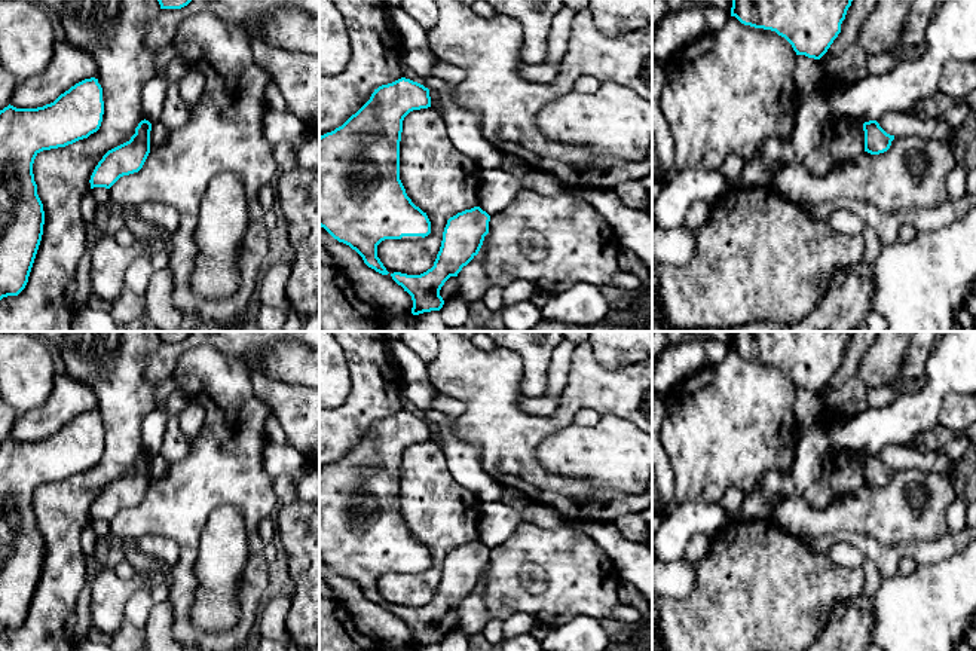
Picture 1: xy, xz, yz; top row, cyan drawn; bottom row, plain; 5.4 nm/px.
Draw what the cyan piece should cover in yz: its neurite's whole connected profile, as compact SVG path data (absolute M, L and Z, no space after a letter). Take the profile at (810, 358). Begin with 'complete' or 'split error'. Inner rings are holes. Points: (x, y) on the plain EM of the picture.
complete; M732 331L731 349L775 364L796 385L820 392L841 366L853 331Z

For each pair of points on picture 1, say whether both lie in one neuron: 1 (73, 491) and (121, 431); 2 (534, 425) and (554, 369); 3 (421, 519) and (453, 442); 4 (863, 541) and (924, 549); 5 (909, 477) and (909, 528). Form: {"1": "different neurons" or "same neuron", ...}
{"1": "same neuron", "2": "different neurons", "3": "different neurons", "4": "same neuron", "5": "same neuron"}

